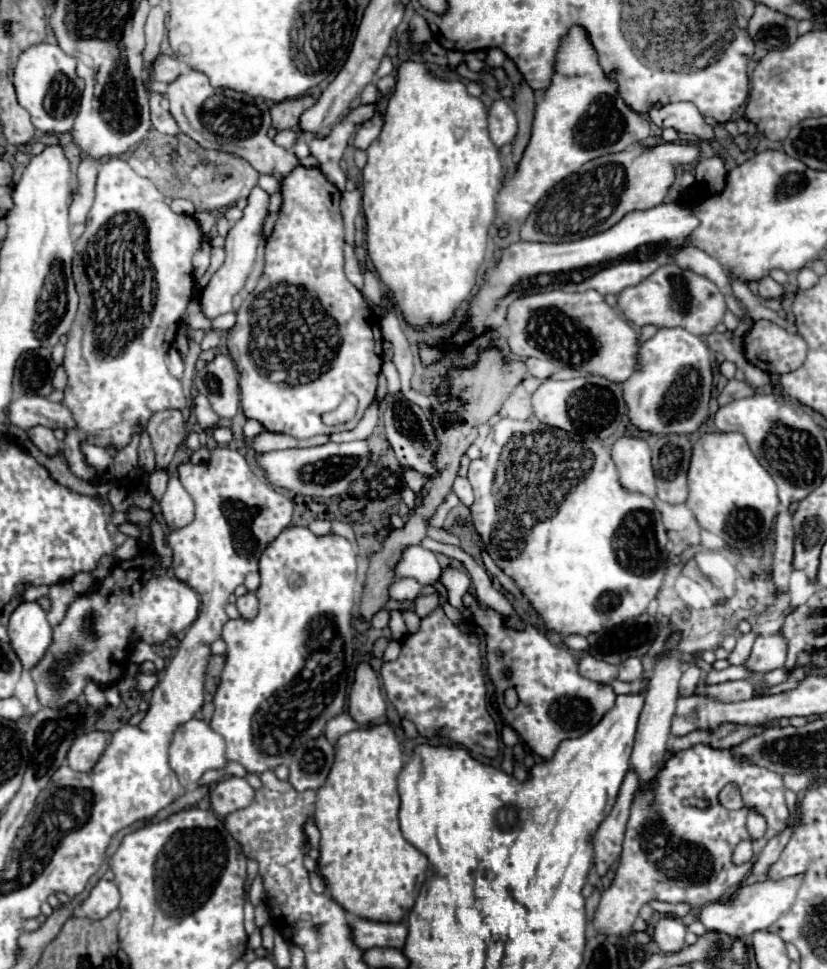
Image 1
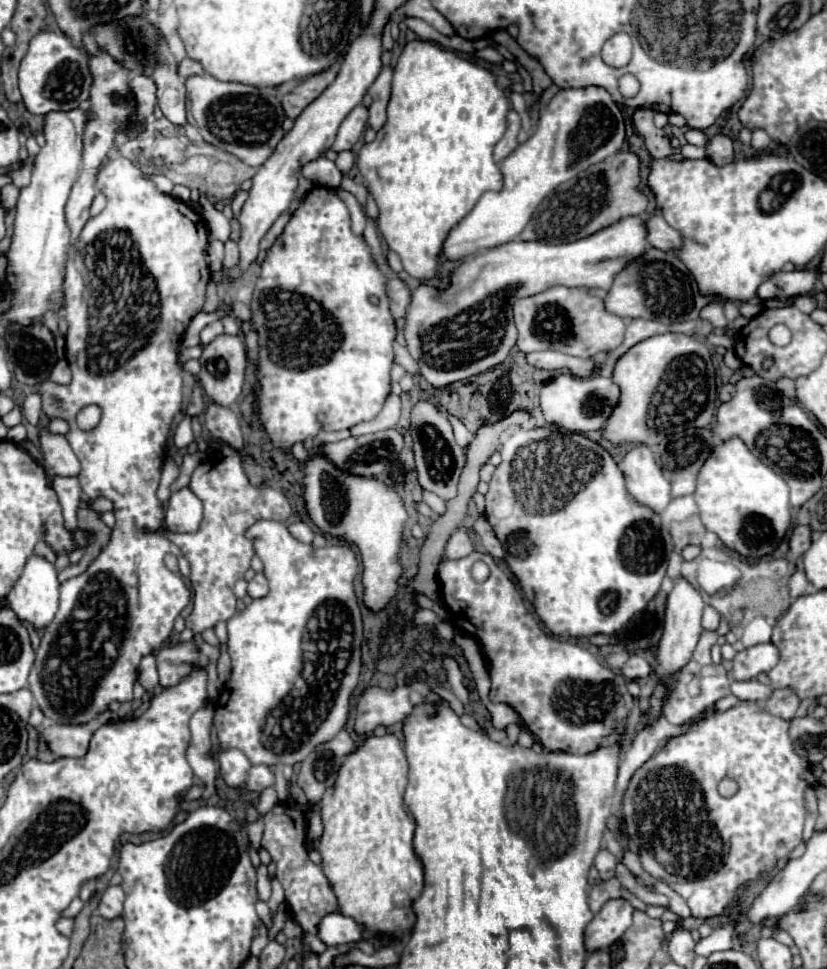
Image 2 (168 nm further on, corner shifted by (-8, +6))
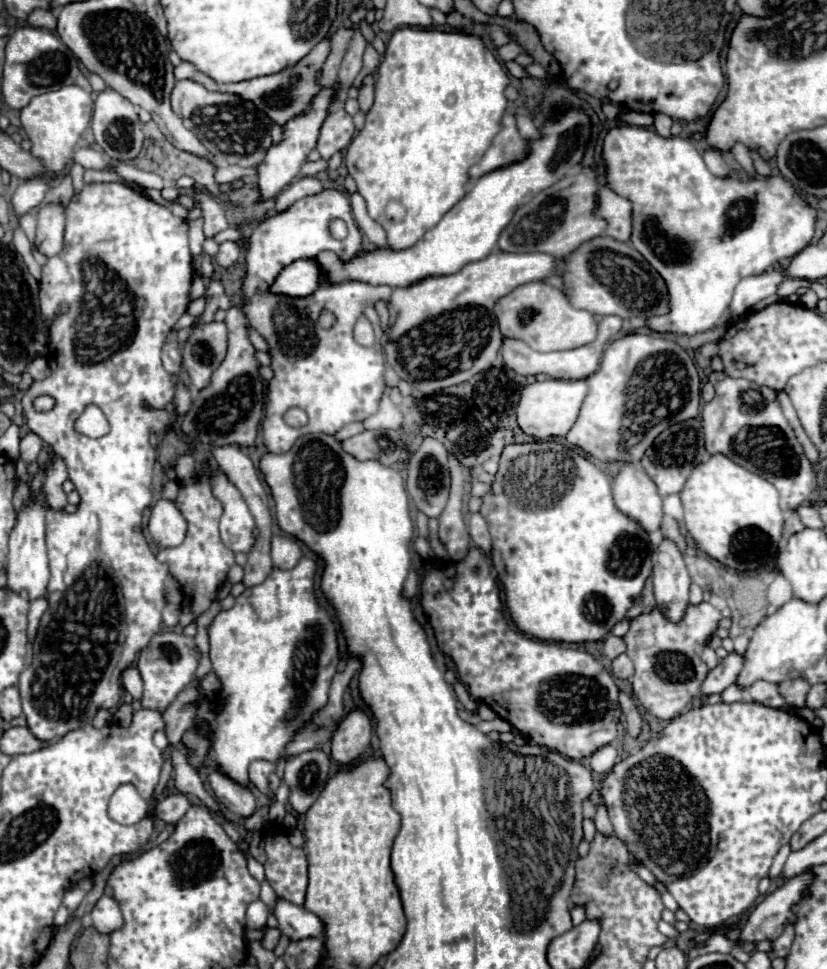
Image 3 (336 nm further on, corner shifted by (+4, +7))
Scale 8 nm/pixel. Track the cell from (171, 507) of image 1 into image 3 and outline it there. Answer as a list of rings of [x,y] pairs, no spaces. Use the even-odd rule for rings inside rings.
[[[160,498],[152,506],[148,530],[150,530],[152,540],[160,548],[178,546],[186,536],[186,528],[188,528],[188,524],[186,524],[182,512],[178,510],[178,506],[172,500]]]

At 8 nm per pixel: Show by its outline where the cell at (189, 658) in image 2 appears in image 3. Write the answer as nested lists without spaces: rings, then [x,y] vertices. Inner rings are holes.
[[[162,632],[152,636],[150,644],[140,652],[138,658],[138,670],[144,680],[144,696],[142,696],[142,708],[152,708],[152,710],[166,710],[178,692],[184,690],[184,686],[192,680],[194,670],[198,666],[198,648],[194,644],[194,638],[190,636],[178,636],[174,632]]]

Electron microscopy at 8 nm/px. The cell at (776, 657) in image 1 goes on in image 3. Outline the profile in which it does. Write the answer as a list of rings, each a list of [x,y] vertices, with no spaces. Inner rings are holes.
[[[738,652],[728,654],[714,670],[708,672],[704,684],[702,684],[702,692],[704,694],[720,694],[724,688],[728,688],[730,684],[736,682],[736,676],[740,674],[740,668],[744,666],[744,656]]]

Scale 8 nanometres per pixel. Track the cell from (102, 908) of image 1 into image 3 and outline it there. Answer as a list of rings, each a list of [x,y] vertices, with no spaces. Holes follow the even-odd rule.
[[[106,894],[96,902],[90,916],[92,916],[94,928],[102,934],[110,934],[122,926],[122,912],[120,912],[118,904],[114,902],[114,898],[110,898]]]

